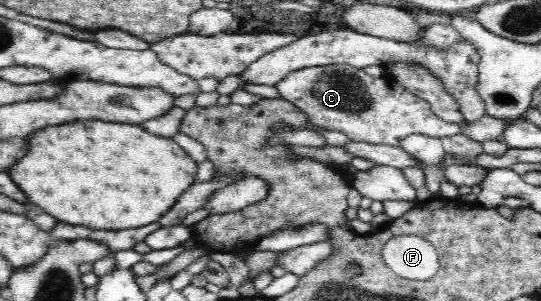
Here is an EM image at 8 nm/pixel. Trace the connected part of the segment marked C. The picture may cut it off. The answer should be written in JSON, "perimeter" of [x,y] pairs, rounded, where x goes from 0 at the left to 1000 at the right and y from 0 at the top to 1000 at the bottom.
{"perimeter":[[[640,213],[595,216],[591,223],[566,223],[542,236],[506,282],[518,322],[547,349],[569,392],[573,409],[599,429],[632,435],[647,465],[677,472],[691,482],[713,478],[736,485],[756,449],[776,445],[795,455],[835,455],[854,445],[856,412],[826,409],[810,392],[791,336],[758,309],[743,289],[725,252],[713,243],[704,256],[688,256],[669,229]]]}

